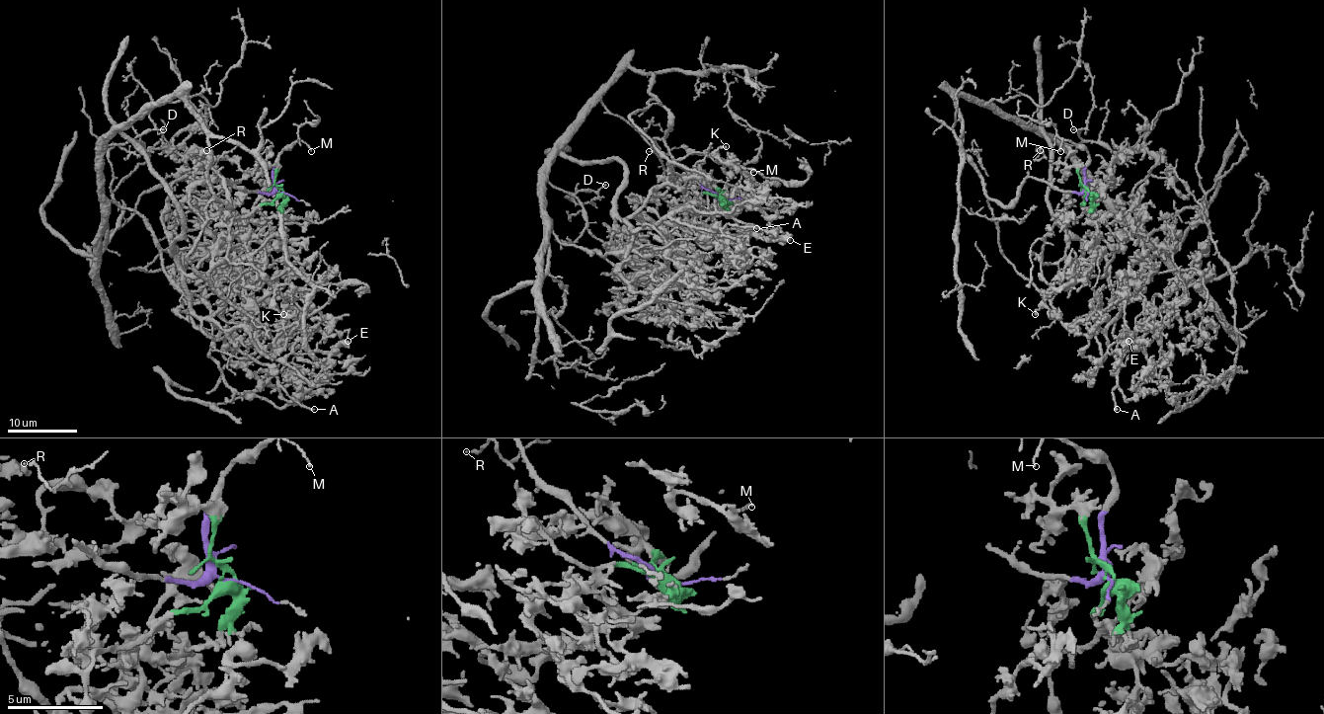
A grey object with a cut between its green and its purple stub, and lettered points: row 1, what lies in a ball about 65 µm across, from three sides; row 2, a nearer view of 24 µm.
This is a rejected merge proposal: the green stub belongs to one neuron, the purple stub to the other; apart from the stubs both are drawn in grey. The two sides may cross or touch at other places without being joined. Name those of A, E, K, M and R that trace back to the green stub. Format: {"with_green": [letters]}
{"with_green": ["A", "E", "K"]}

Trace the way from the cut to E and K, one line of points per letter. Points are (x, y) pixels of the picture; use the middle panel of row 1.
E: (720, 197), (690, 193), (669, 177), (627, 219), (633, 228), (652, 226), (694, 207), (791, 240)
K: (720, 197), (690, 193), (669, 174), (672, 163), (694, 153), (706, 153), (717, 161), (717, 151), (726, 145)

